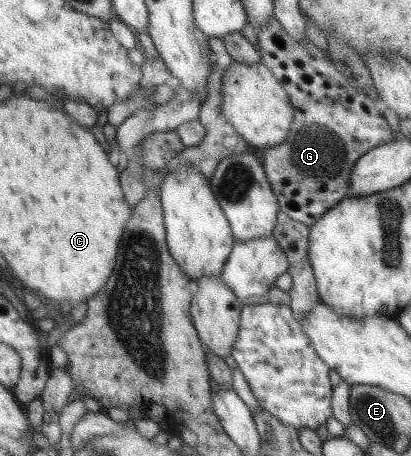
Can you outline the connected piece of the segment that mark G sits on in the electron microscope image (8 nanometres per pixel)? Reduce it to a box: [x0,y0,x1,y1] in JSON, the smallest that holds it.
[256,16,393,226]

